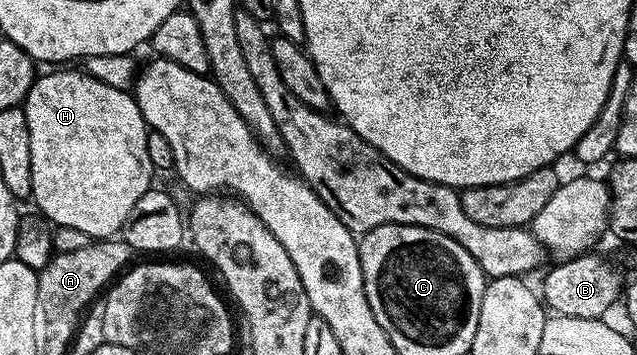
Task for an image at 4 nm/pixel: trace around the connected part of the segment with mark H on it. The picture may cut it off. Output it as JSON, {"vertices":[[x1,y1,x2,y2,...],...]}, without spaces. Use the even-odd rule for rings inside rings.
{"vertices":[[50,69,47,70,50,71,47,75,39,74,34,80,32,89,28,89,28,97,24,104,24,110,28,117,28,141,32,145,32,203,39,207,37,210,55,228,80,229,80,233,87,235,91,241,108,239,121,232,128,213,132,213,132,205,136,205,136,201,140,201,140,197,144,197,144,193,151,190,153,183,150,182,153,181,154,175,156,176,156,169,148,157,150,131,130,91,112,89,112,85,104,85,104,81,96,81,96,77,86,74,82,69,66,70,70,69]]}

